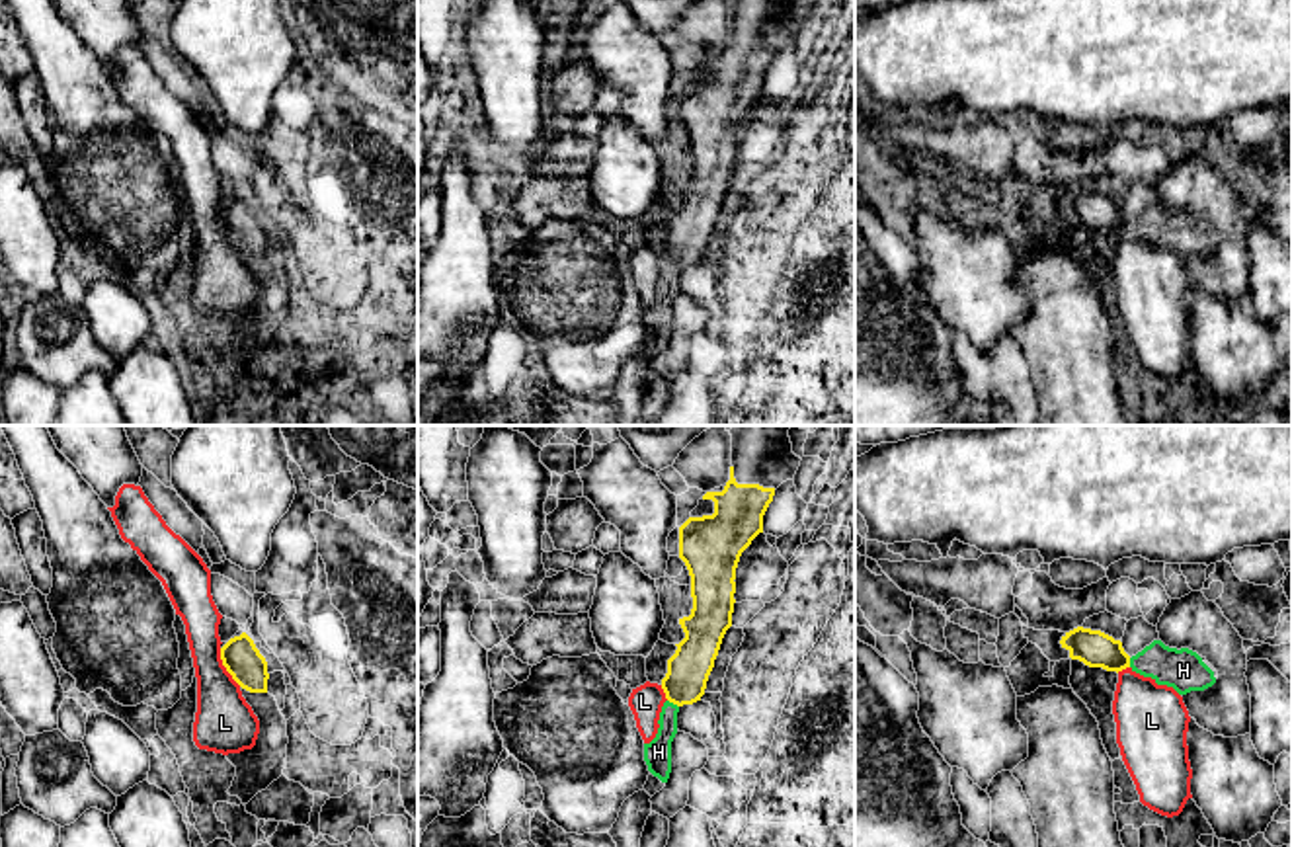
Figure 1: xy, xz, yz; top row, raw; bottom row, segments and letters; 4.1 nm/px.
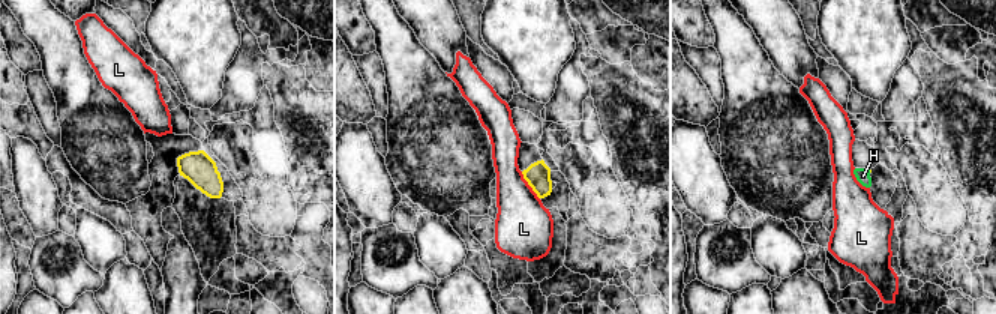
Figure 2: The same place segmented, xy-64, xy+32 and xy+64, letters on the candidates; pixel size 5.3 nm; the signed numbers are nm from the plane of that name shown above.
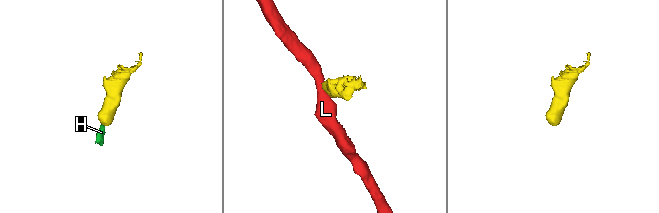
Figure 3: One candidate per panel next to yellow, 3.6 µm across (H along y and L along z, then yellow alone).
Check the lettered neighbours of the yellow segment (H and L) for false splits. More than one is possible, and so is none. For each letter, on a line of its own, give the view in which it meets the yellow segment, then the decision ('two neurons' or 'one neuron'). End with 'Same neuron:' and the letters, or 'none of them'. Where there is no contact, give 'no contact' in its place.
H: xz | one neuron
L: xy | two neurons
Same neuron: H

